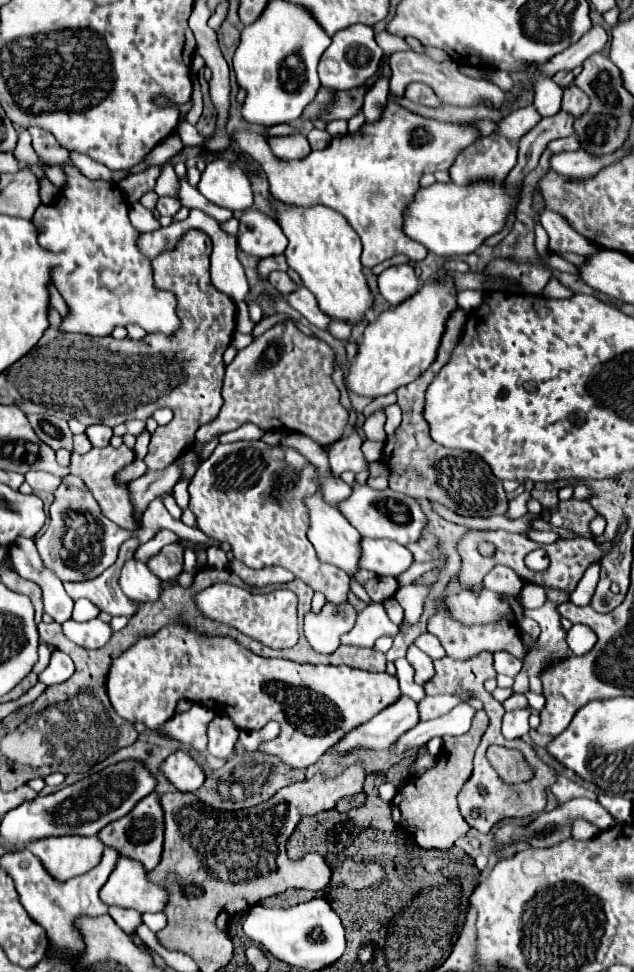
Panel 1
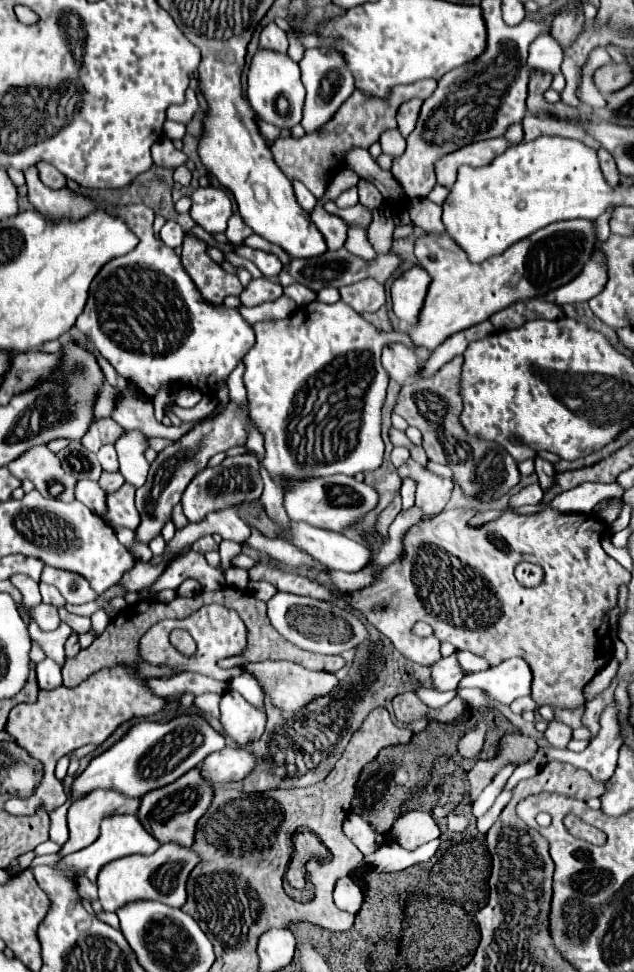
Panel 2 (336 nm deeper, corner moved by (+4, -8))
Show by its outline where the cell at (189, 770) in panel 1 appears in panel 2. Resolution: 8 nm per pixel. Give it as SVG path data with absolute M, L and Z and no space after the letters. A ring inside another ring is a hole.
M226 747L208 755L208 759L204 759L198 767L202 769L202 775L214 785L240 781L256 767L256 755L242 747Z

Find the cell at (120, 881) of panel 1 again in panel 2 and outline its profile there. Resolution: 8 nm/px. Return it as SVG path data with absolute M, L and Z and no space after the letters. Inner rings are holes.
M166 843L152 855L126 855L114 859L114 863L108 863L98 873L98 899L106 911L116 911L138 899L156 899L170 907L182 907L186 903L186 881L200 861L202 859L196 851L178 843Z

